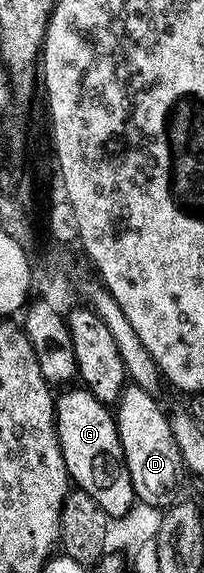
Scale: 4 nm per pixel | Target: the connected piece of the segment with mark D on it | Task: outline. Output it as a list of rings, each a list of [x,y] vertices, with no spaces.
[[[129,384],[114,407],[114,417],[137,499],[146,505],[167,508],[177,501],[186,471],[182,452],[178,452],[178,440],[174,440],[174,432],[170,428],[170,417],[166,410],[164,414],[156,401],[157,395]]]

